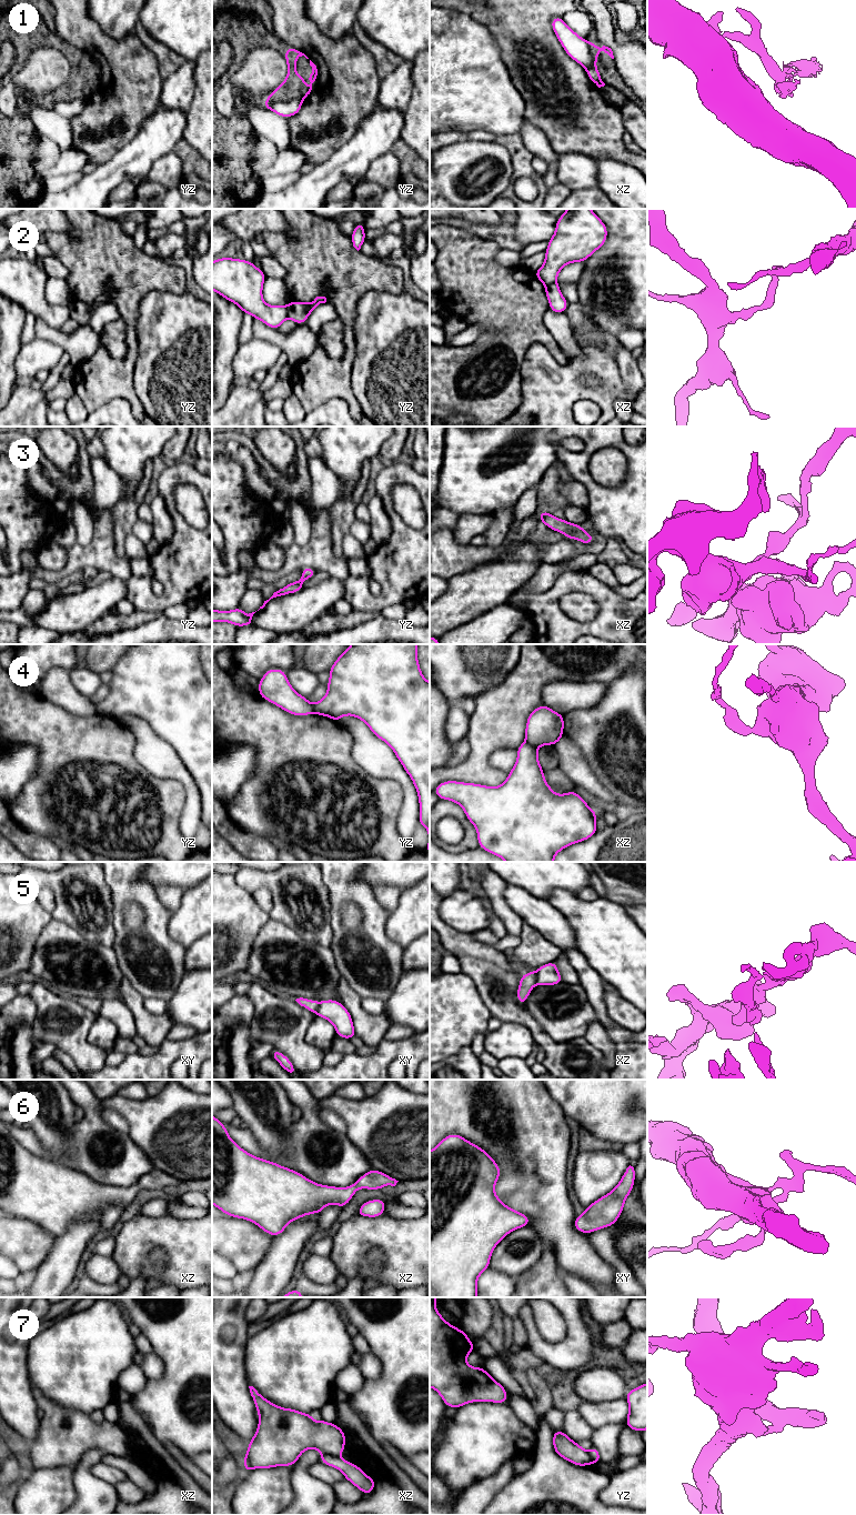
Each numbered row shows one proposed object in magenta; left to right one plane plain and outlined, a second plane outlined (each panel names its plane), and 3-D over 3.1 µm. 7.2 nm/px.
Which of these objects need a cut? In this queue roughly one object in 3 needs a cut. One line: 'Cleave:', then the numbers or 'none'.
Cleave: 1, 2, 4, 5, 7

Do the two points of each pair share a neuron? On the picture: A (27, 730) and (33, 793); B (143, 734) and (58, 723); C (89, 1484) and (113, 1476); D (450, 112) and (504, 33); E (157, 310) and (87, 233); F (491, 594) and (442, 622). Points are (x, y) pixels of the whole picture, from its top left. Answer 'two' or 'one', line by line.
A: one
B: two
C: two
D: two
E: two
F: one

